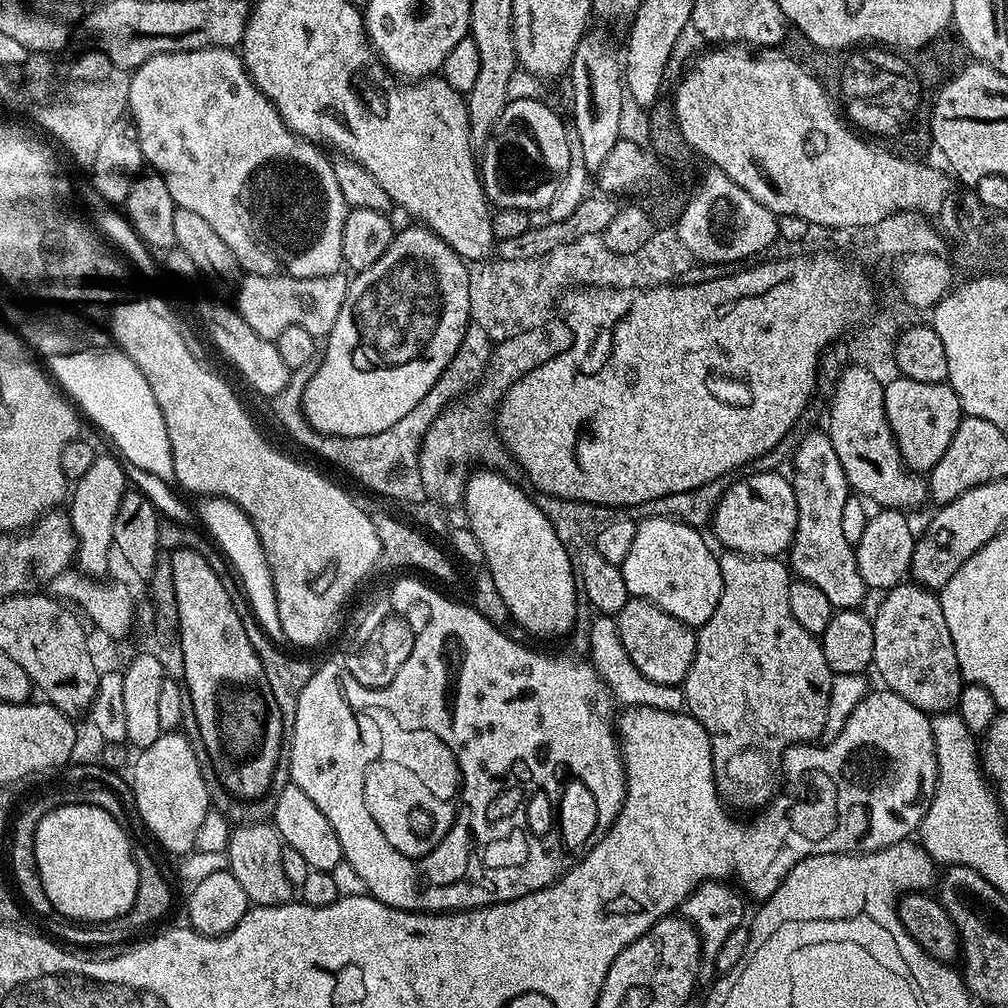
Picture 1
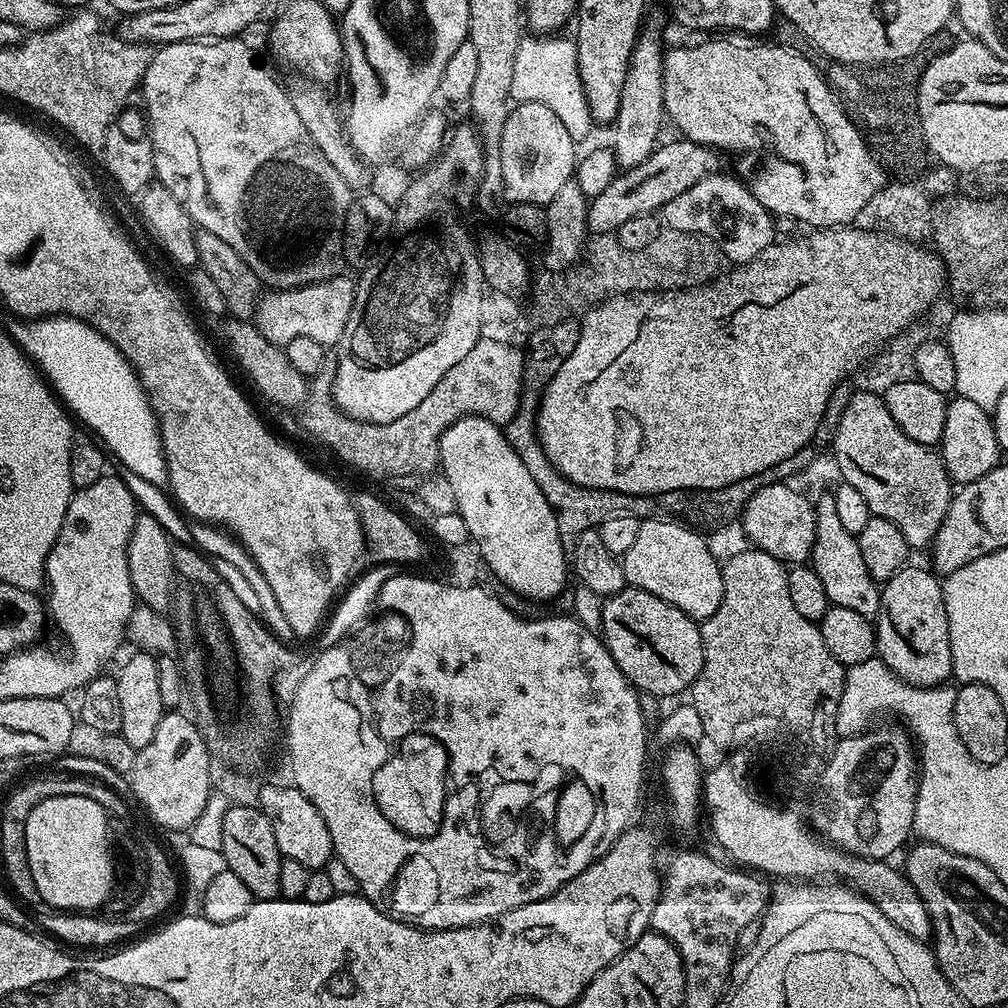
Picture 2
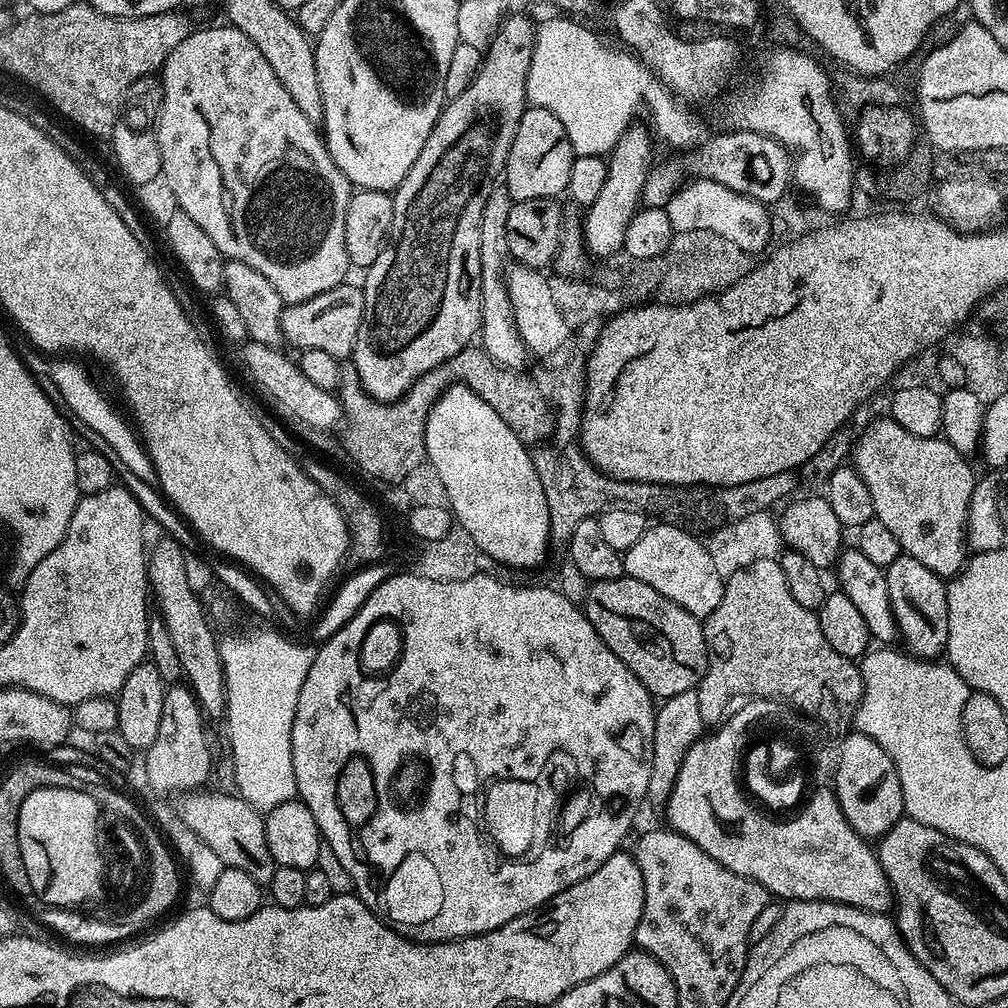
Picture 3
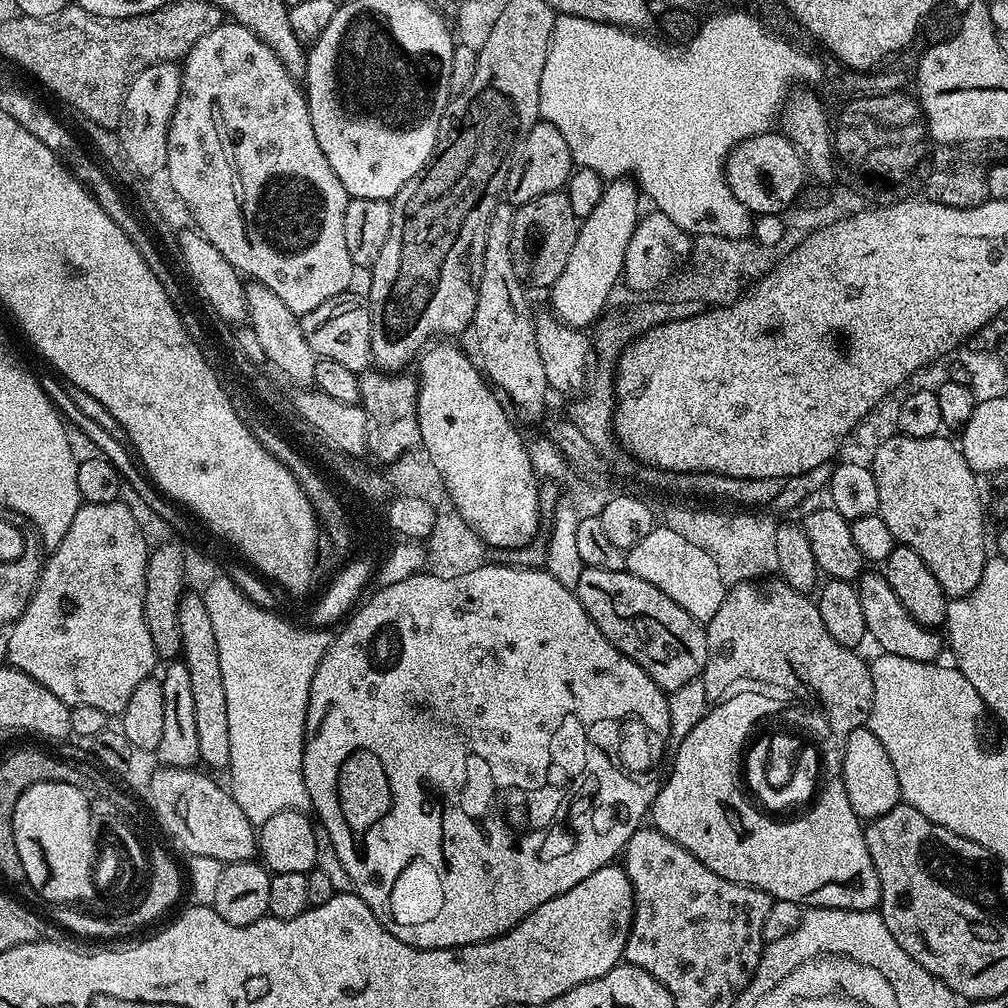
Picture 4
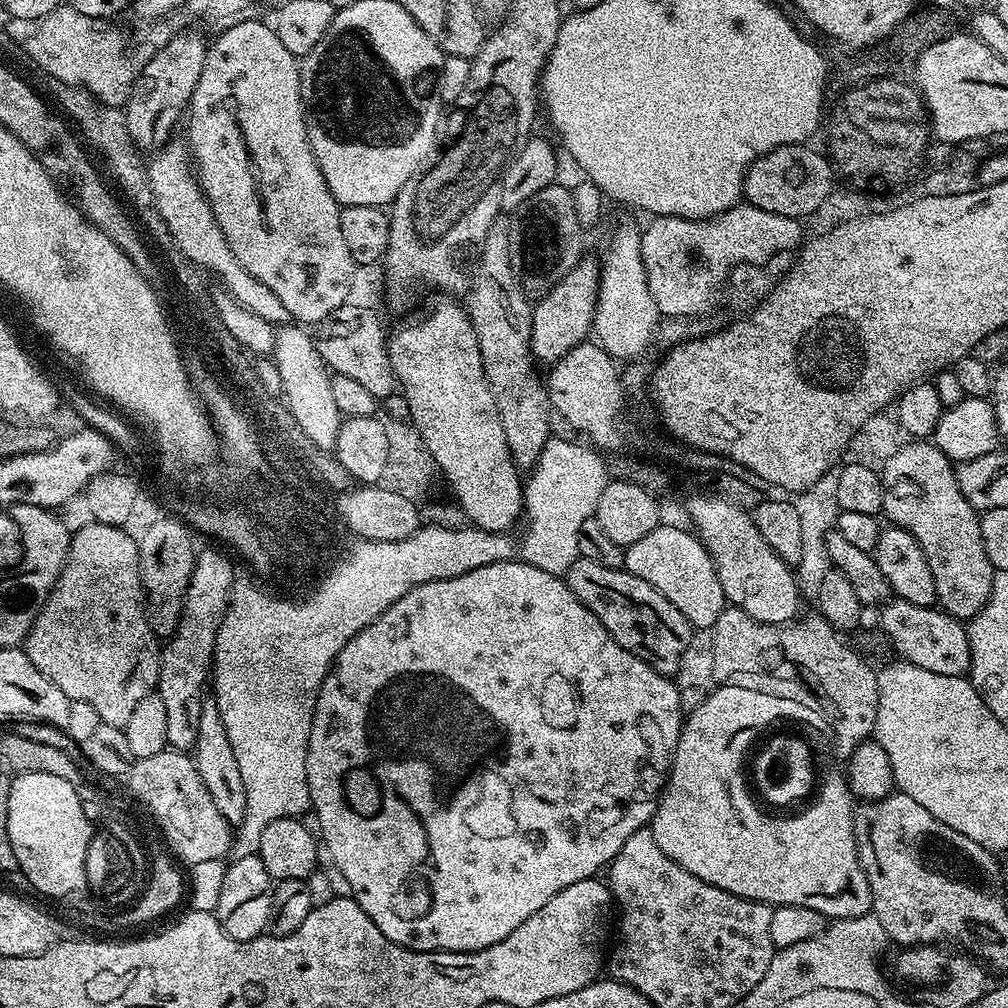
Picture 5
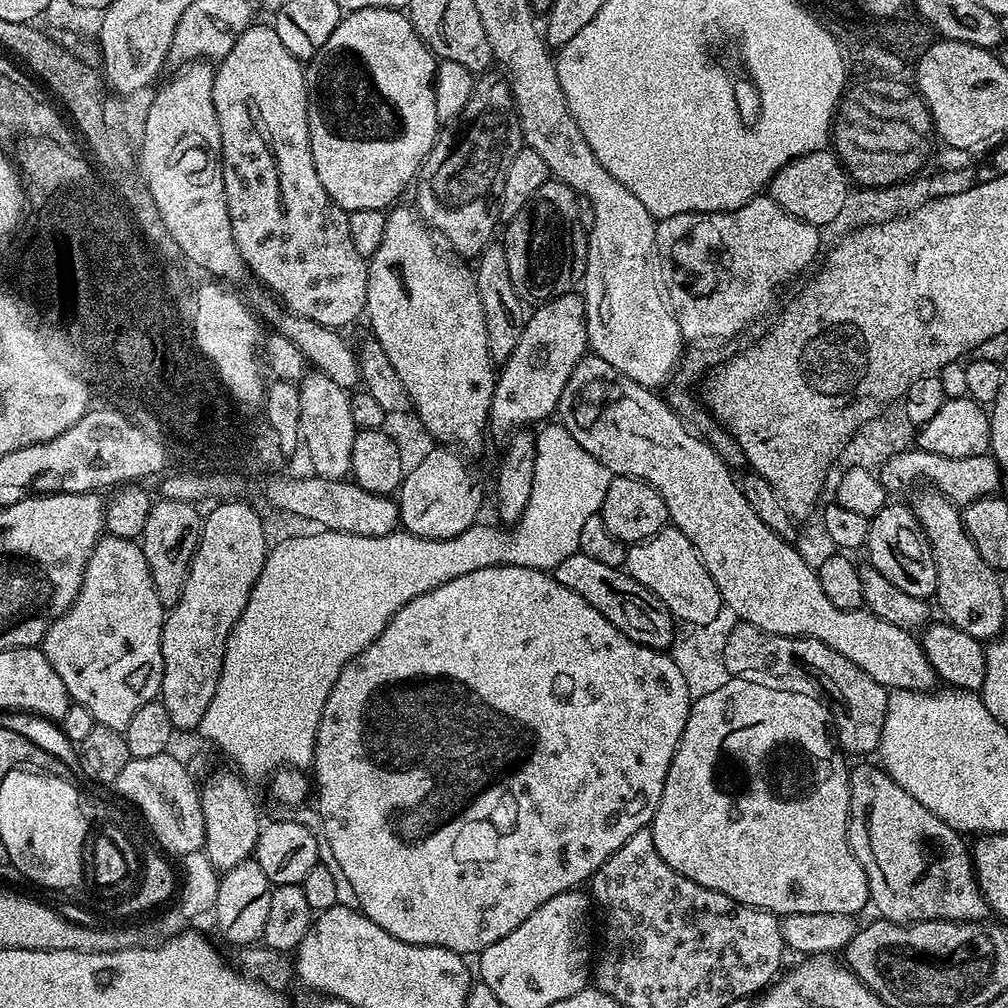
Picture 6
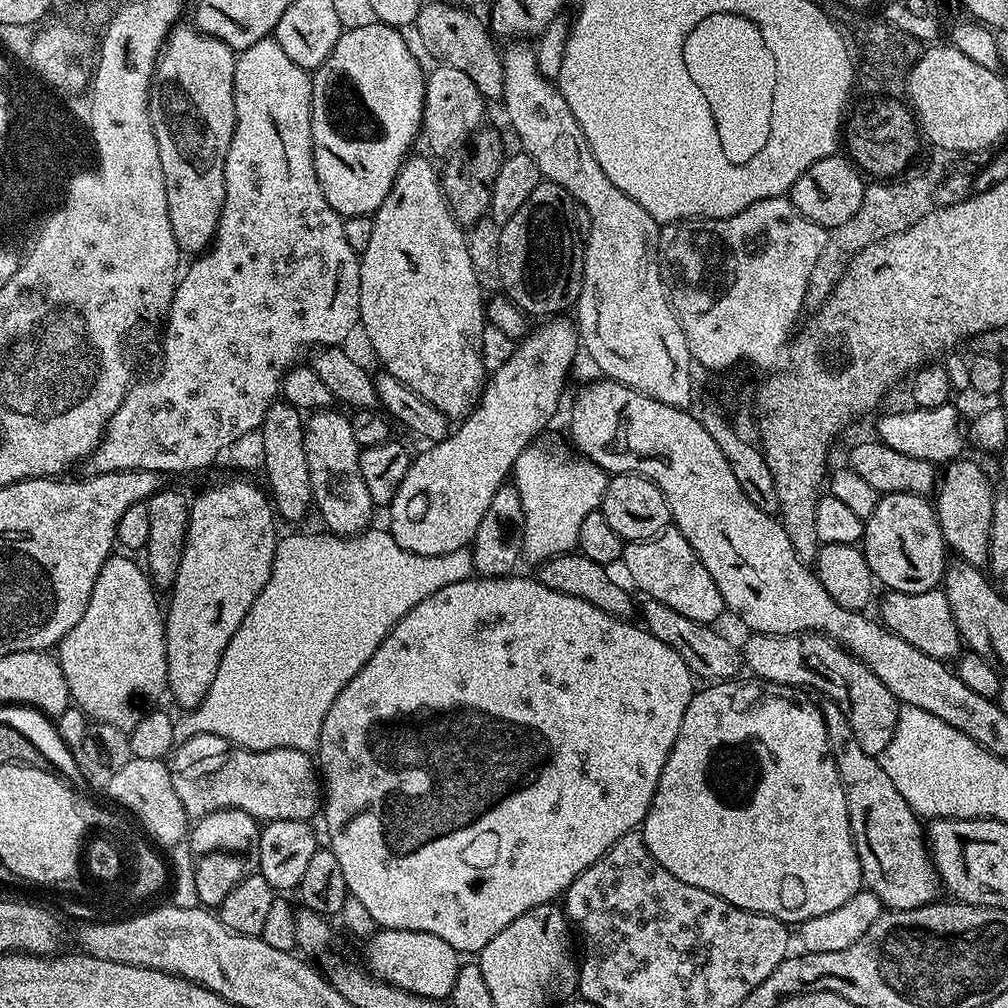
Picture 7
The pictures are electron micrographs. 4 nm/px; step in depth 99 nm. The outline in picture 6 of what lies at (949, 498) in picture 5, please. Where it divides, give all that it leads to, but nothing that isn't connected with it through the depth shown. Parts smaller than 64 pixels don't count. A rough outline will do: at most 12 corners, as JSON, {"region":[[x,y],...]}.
{"region":[[911,501],[936,567],[943,619],[981,642],[1004,624],[1004,588],[957,505]]}

